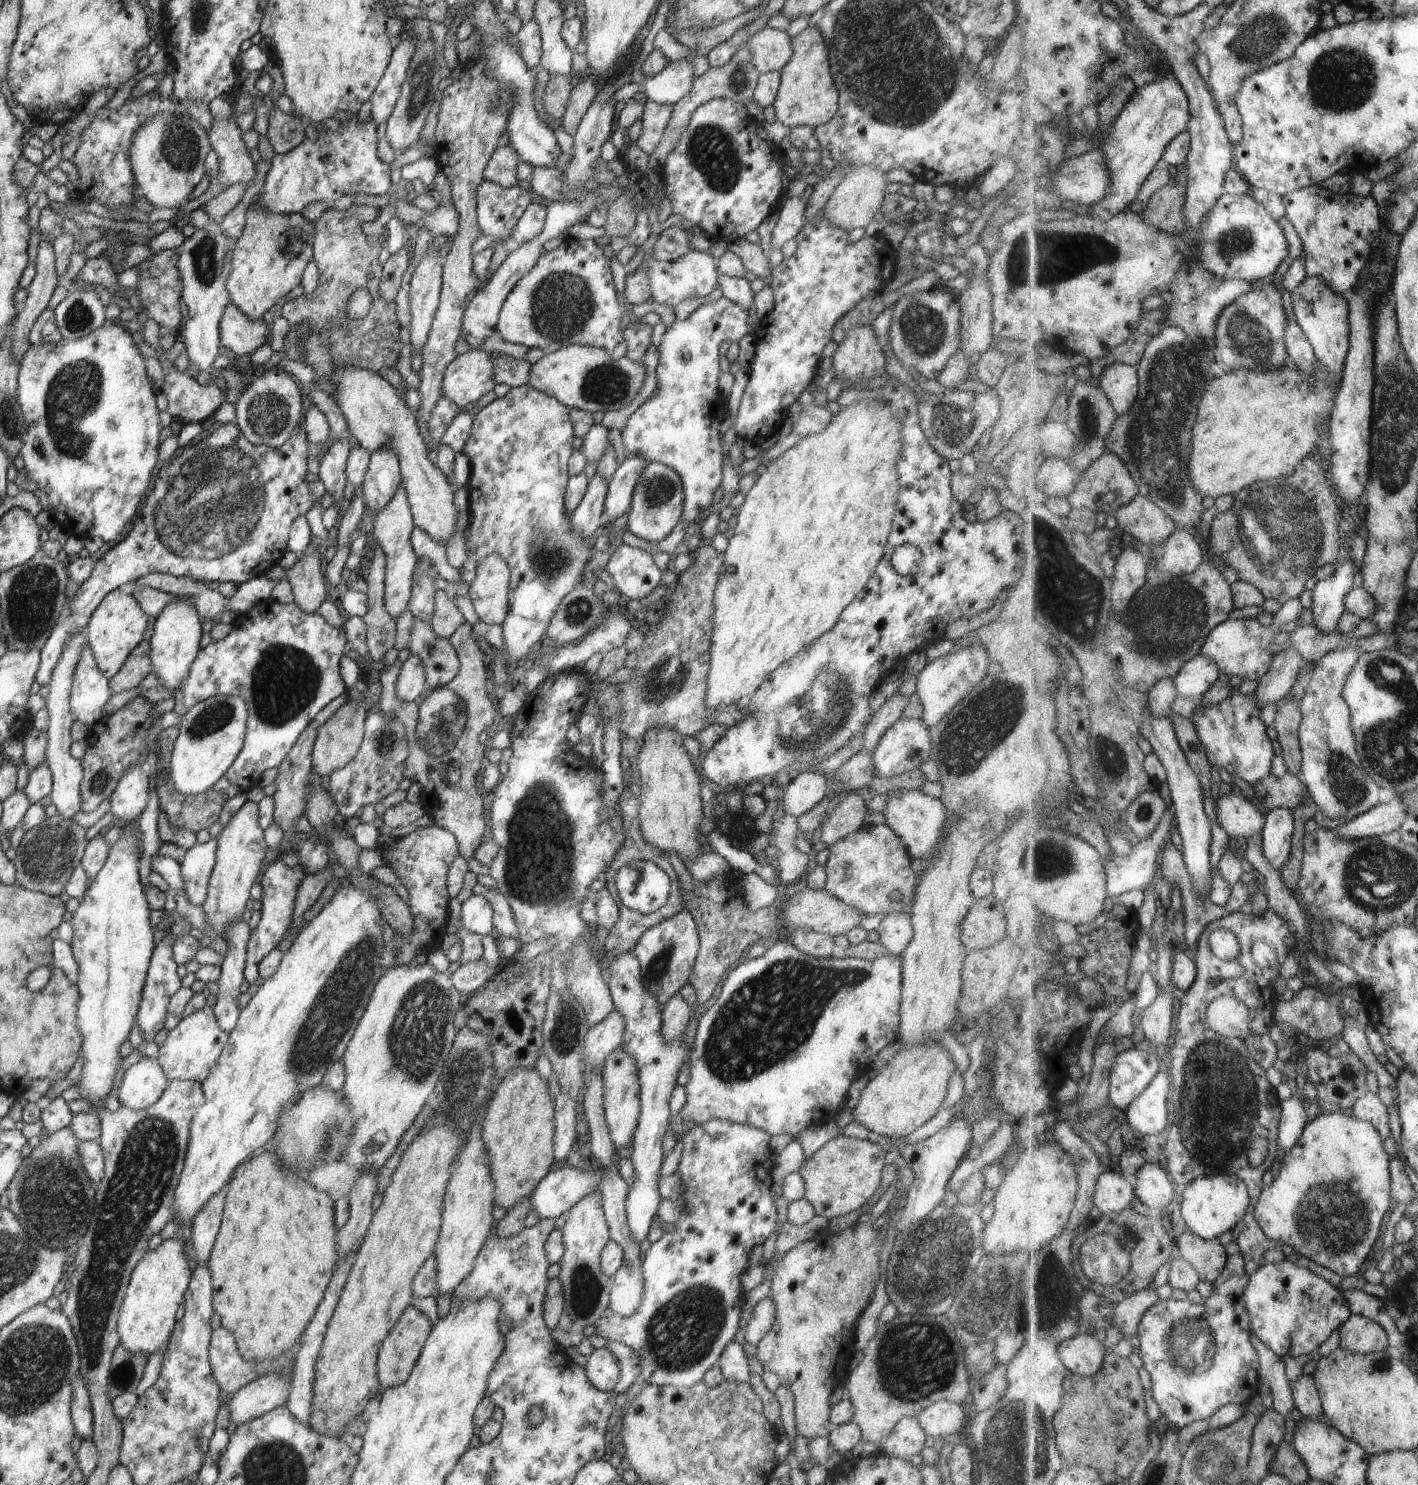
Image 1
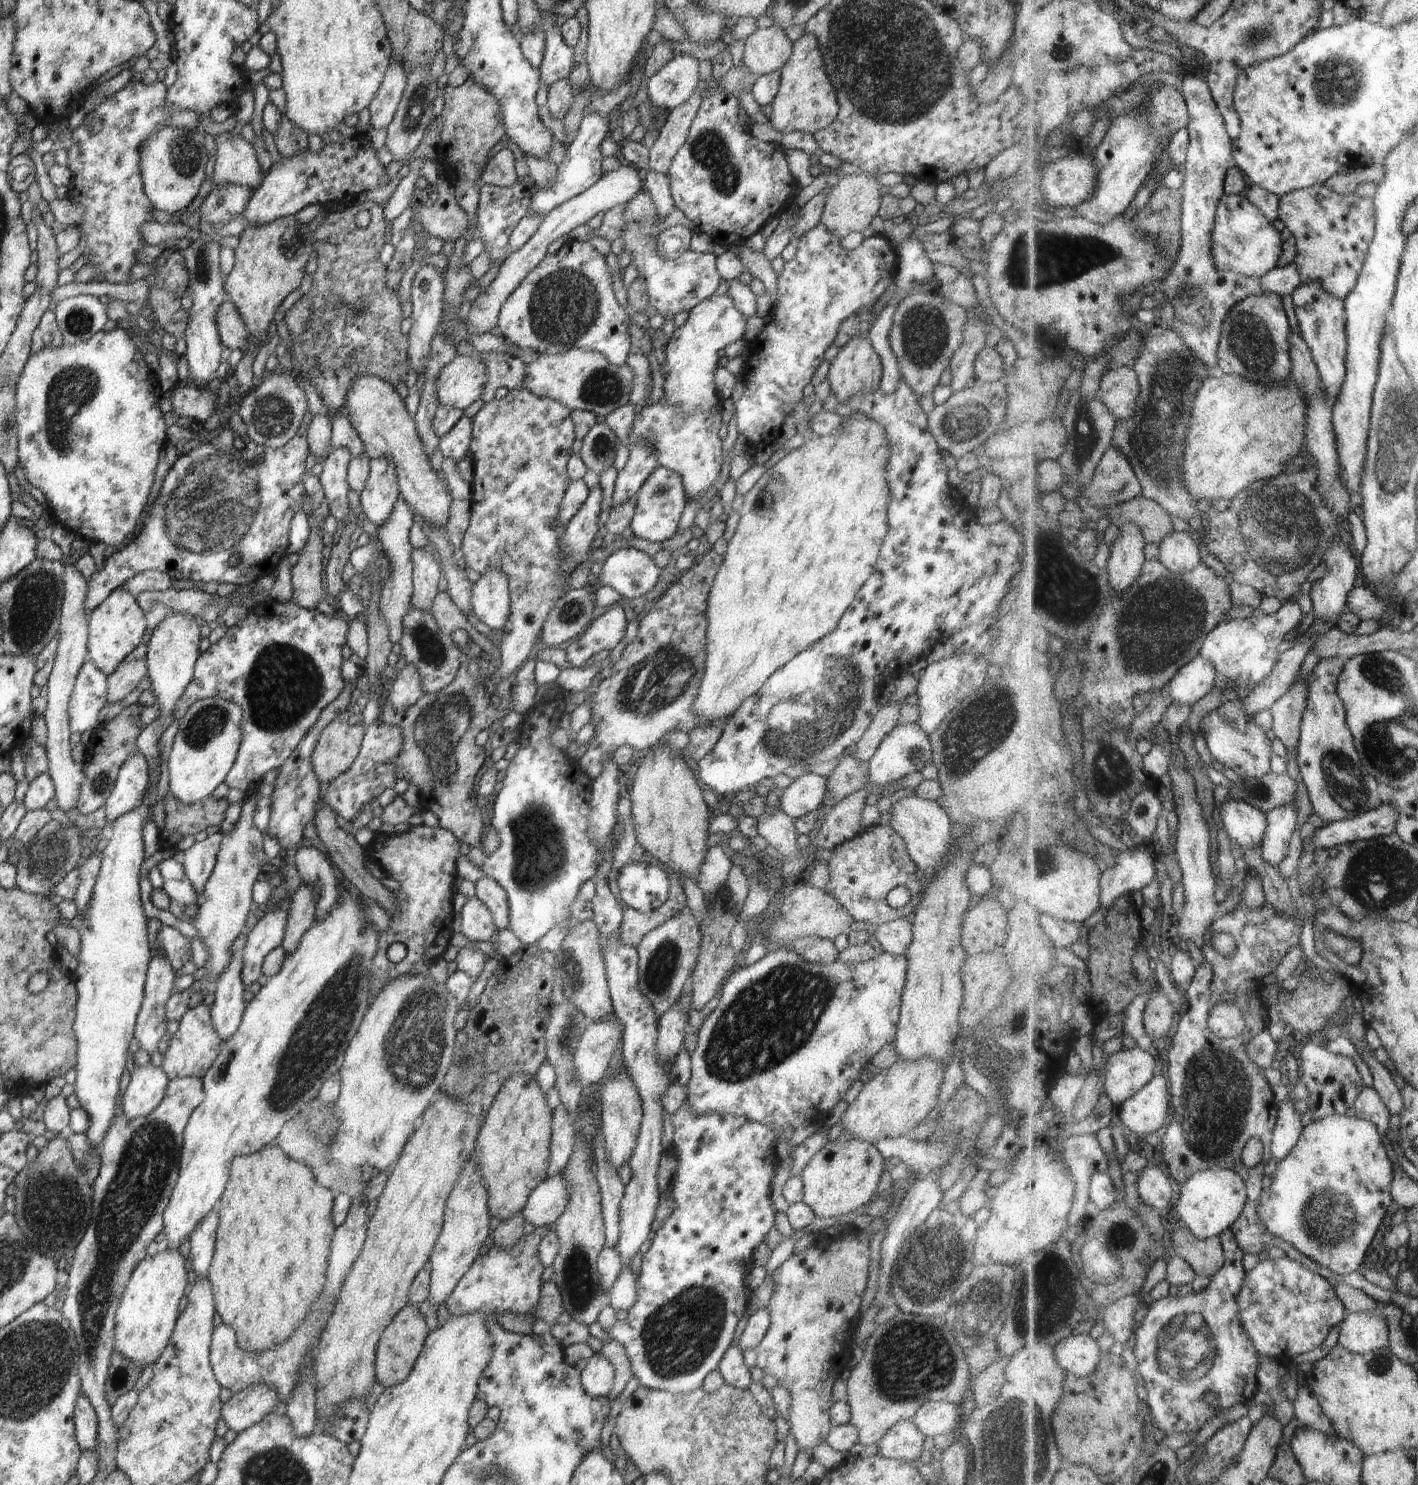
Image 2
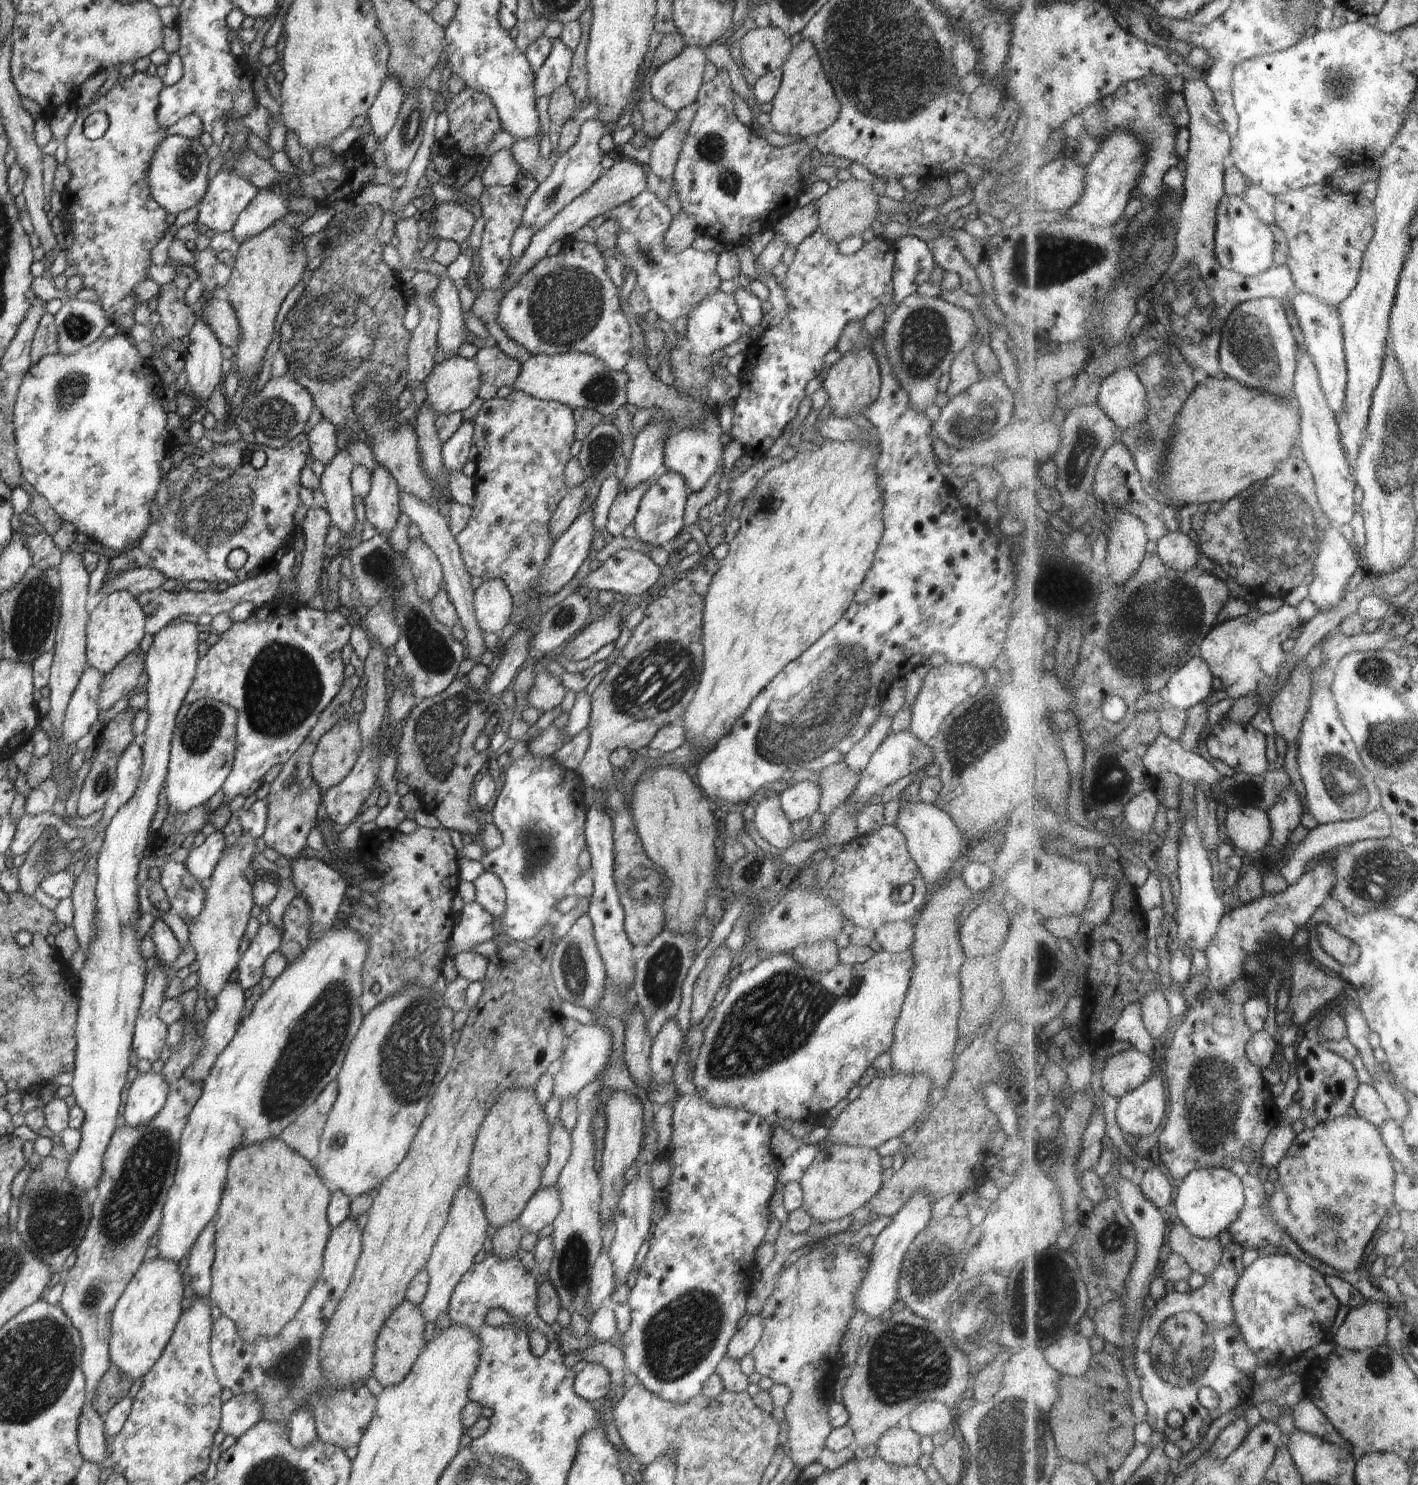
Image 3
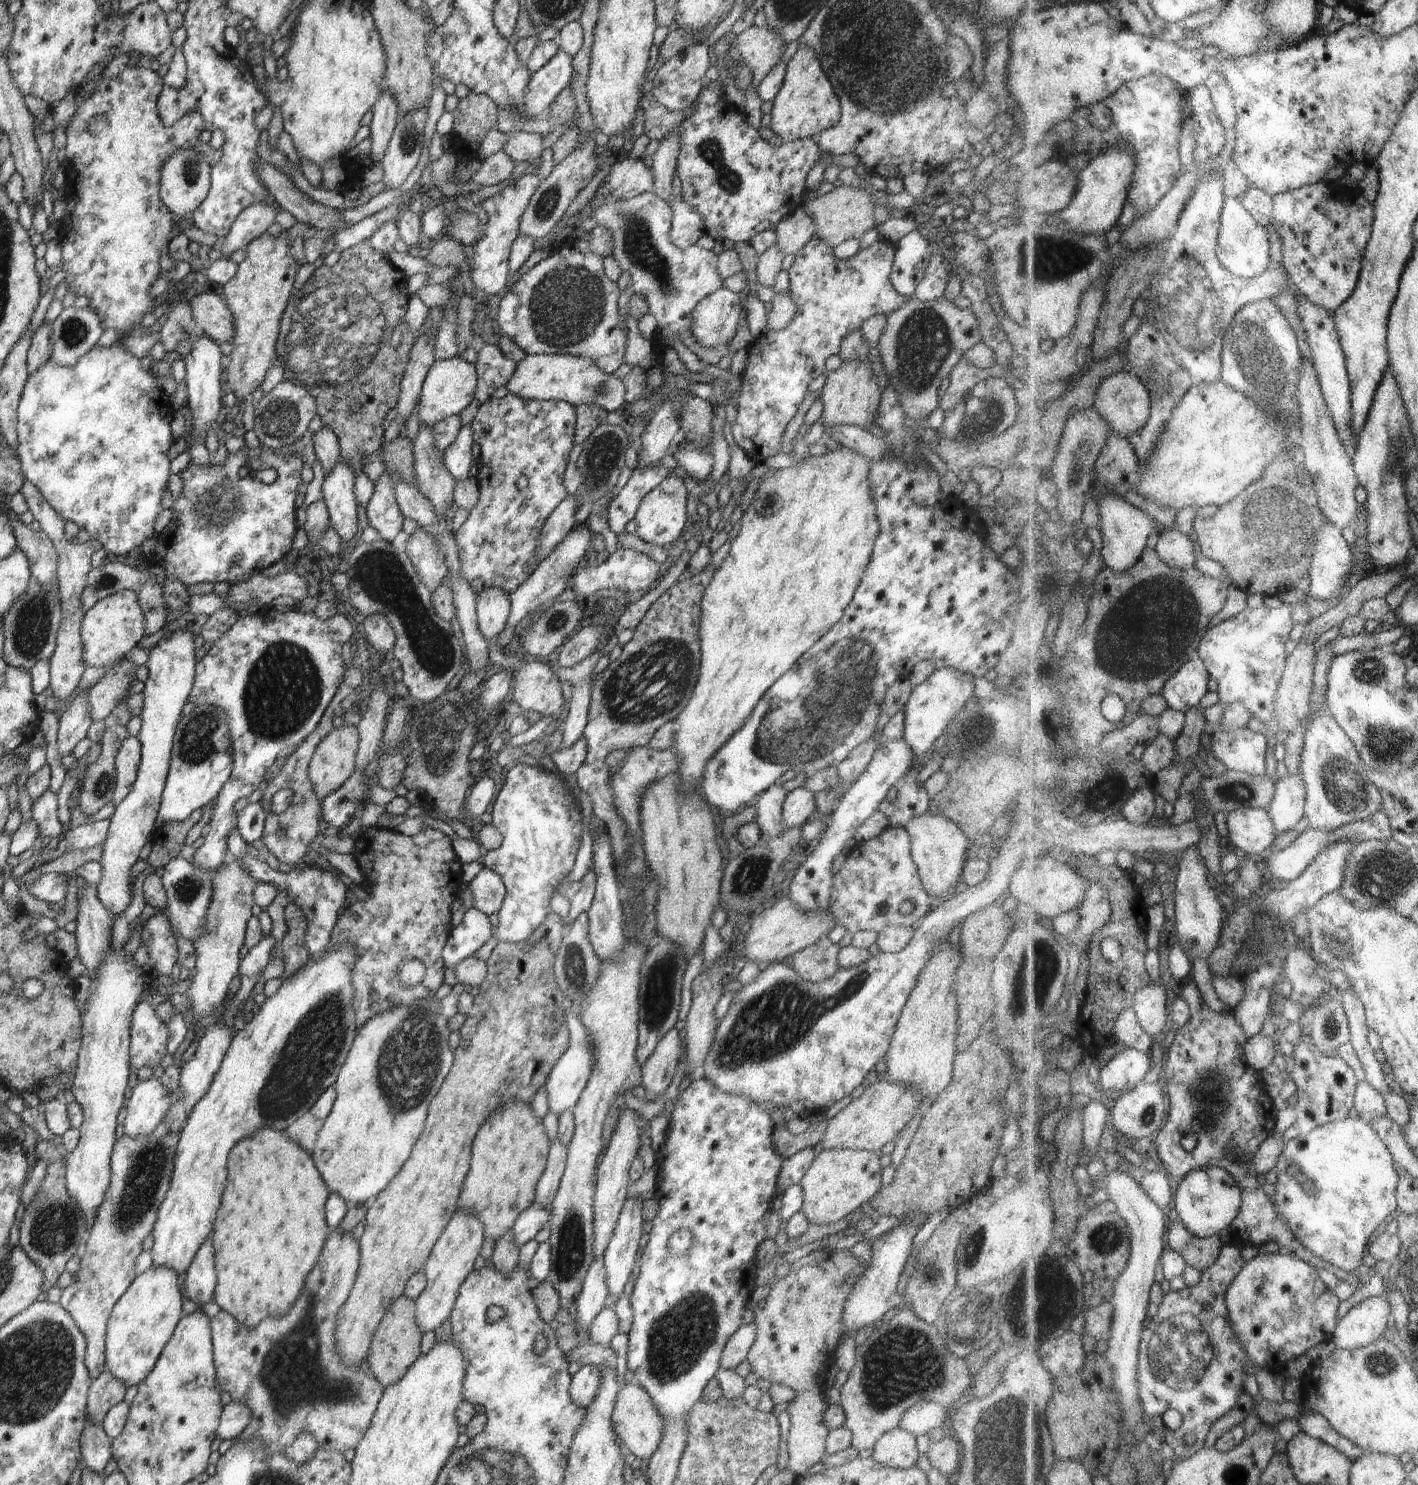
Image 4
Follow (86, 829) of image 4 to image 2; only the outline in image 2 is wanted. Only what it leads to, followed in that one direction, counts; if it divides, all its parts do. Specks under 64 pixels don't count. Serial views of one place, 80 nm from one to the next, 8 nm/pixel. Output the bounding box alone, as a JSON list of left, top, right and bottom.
[106,752,149,822]

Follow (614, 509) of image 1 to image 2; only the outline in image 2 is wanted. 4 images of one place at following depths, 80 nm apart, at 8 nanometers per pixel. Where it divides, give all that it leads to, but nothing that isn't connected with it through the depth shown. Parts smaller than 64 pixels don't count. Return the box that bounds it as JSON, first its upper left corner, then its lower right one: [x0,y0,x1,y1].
[611,441,660,507]

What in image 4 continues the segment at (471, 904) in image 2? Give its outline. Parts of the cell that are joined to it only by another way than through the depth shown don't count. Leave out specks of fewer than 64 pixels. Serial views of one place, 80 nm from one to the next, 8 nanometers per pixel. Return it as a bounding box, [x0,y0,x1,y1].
[442,907,493,970]

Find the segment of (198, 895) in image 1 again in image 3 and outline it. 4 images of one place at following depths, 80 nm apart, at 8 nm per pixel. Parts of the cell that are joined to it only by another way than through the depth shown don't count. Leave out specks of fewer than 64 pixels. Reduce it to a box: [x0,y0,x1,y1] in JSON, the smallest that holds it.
[183,826,226,883]

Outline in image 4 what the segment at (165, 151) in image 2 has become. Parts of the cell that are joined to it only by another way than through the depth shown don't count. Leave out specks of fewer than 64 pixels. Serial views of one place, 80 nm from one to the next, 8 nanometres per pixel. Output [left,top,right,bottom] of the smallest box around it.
[160,148,211,217]

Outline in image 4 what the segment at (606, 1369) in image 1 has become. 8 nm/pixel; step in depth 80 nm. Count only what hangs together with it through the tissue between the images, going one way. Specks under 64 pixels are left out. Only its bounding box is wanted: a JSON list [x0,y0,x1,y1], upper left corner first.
[568,1365,600,1409]

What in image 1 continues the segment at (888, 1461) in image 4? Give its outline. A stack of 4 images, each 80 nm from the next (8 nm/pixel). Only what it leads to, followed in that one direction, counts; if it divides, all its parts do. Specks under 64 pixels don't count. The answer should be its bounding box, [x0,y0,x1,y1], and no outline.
[880,1417,926,1460]

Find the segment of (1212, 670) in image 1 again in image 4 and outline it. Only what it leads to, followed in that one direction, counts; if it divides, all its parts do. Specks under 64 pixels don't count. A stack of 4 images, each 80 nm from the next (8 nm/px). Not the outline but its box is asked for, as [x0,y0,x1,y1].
[1163,655,1210,714]

